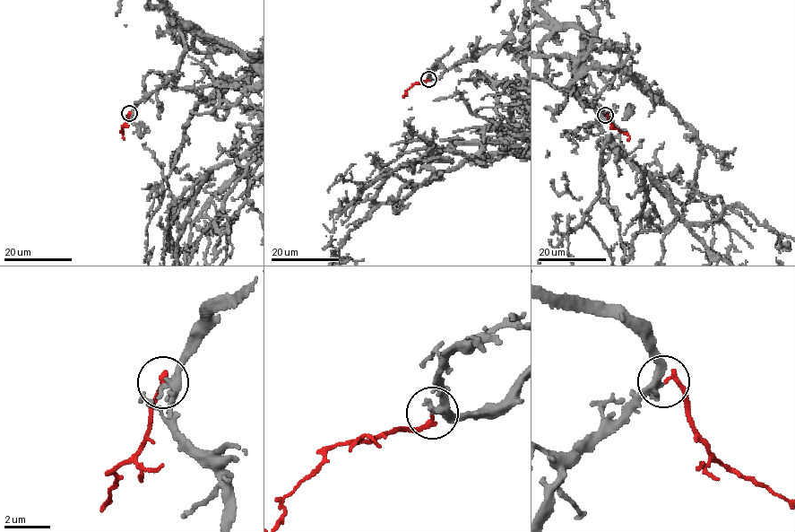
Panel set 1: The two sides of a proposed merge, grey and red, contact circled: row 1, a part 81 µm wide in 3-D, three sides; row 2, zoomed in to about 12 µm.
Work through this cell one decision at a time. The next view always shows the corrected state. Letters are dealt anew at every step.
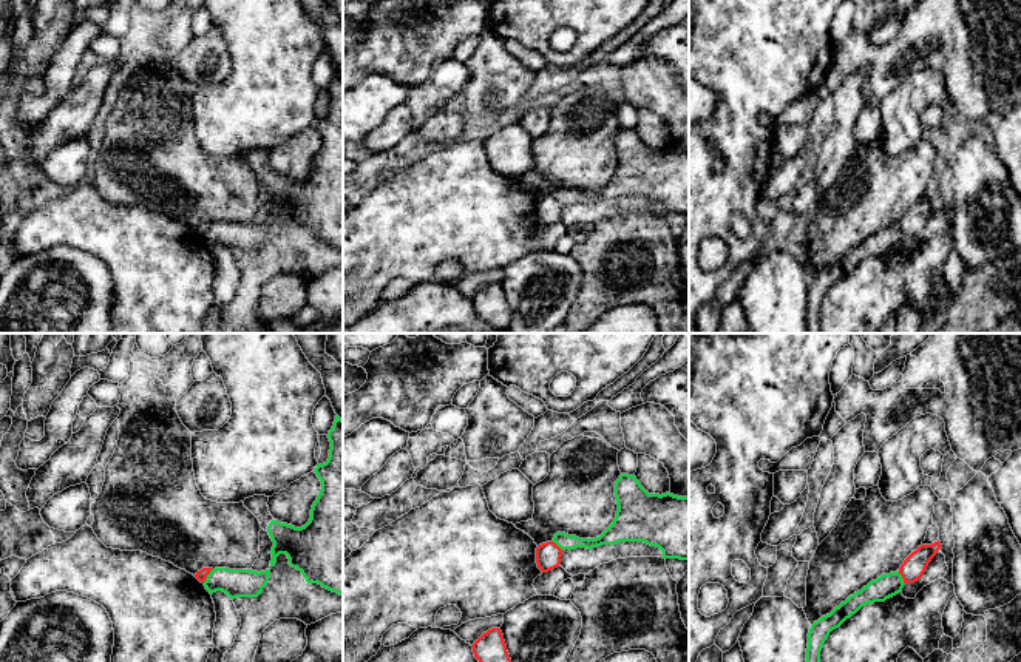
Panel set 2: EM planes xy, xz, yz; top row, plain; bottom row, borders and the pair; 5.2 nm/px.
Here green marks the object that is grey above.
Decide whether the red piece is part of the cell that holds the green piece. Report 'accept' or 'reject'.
reject

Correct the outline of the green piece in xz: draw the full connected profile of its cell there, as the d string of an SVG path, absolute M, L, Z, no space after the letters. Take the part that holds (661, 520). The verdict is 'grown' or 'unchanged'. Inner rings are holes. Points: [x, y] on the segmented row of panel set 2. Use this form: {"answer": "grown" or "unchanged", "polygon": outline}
{"answer": "unchanged", "polygon": "M635 475L615 481L616 517L596 539L556 532L561 549L596 548L621 542L644 542L663 551L663 559L689 560L689 497L649 494Z"}

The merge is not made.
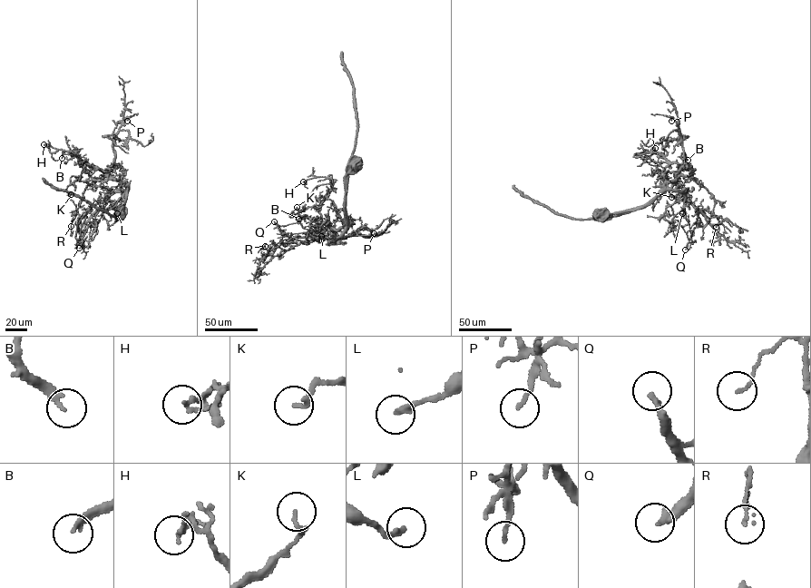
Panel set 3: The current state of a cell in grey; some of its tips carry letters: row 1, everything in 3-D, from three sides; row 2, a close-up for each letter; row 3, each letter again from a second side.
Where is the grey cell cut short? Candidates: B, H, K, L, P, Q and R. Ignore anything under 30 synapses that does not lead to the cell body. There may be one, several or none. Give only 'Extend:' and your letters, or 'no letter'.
Extend: no letter

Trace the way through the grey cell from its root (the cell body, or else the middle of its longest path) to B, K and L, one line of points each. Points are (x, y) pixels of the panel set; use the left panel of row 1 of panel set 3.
B: (118, 213), (116, 211), (127, 198), (125, 185), (87, 165), (73, 151), (65, 151), (62, 158)
K: (118, 213), (116, 211), (125, 204), (127, 187), (85, 161), (81, 162), (81, 176), (66, 188), (71, 194)
L: (118, 213), (116, 211), (124, 205), (128, 191), (113, 204), (118, 212), (116, 220), (120, 214), (117, 213)

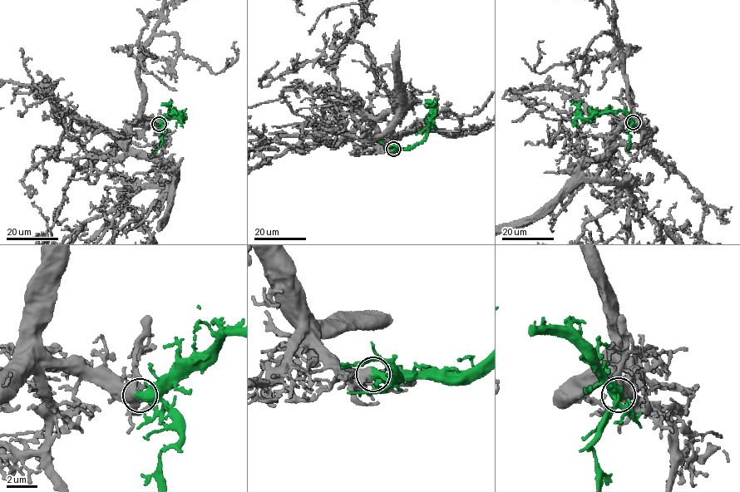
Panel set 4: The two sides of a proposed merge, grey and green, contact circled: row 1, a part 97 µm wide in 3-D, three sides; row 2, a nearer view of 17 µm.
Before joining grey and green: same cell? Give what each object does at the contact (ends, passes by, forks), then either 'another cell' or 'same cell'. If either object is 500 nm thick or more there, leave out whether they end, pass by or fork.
same cell

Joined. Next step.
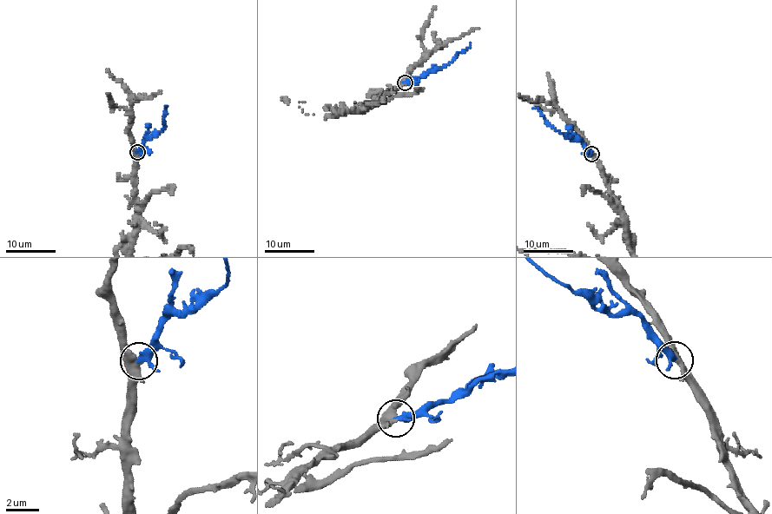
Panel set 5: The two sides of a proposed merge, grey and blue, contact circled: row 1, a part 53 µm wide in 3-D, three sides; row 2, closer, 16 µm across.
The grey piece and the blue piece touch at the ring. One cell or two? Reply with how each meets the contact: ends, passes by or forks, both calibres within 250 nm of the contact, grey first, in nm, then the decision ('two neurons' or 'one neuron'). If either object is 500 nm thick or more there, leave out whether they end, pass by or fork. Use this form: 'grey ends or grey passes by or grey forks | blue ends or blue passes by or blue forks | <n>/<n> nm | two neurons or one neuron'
grey passes by | blue passes by | 440/300 nm | one neuron

